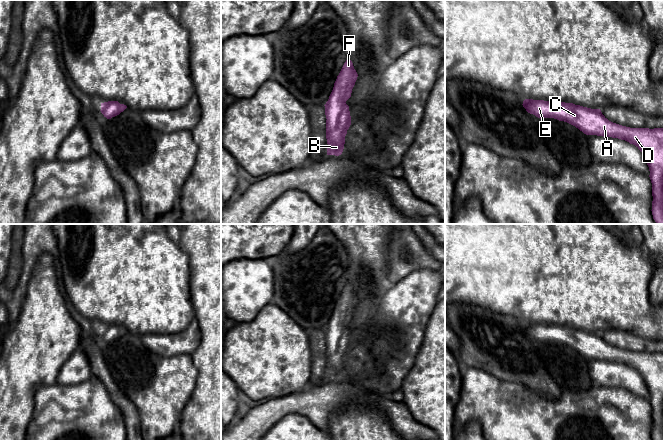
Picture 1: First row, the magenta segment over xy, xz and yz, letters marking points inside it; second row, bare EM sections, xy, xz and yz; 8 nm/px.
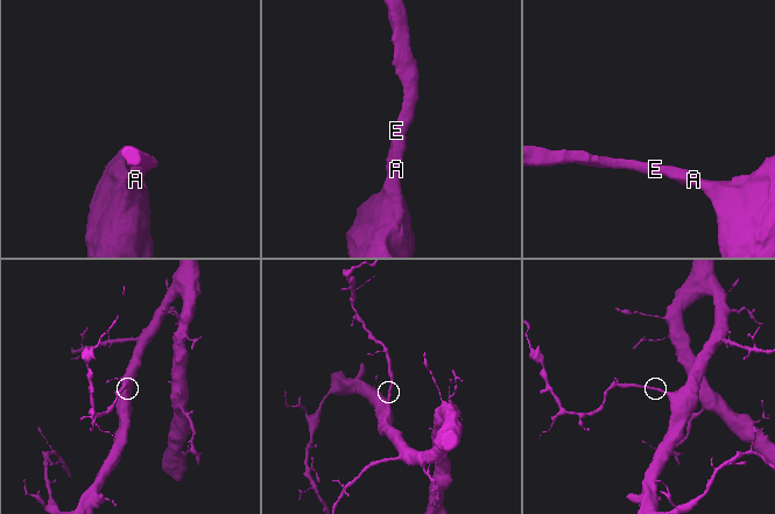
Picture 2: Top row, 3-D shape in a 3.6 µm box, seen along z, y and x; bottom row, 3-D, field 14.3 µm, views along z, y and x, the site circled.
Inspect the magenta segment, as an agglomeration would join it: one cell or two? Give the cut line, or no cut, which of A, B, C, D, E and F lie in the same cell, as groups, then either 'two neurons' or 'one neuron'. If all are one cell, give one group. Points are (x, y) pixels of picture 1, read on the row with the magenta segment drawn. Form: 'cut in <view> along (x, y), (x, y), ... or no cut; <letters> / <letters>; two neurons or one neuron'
no cut; A B C D E F; one neuron

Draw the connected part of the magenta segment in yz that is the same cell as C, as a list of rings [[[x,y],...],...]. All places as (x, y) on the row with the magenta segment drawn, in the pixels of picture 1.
[[[525,99],[523,107],[540,119],[554,118],[567,122],[586,135],[625,140],[643,154],[652,183],[652,215],[656,224],[663,224],[663,128],[630,128],[609,121],[600,109],[573,103]]]

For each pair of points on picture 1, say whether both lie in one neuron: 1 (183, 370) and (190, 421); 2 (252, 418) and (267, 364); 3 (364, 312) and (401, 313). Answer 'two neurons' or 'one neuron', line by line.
1: two neurons
2: two neurons
3: two neurons

